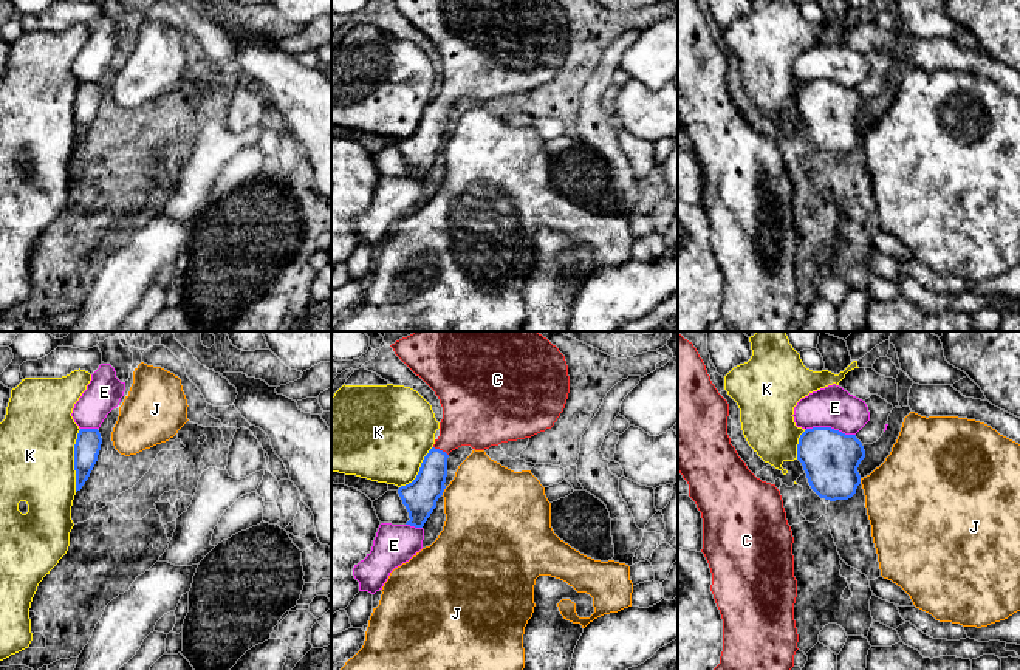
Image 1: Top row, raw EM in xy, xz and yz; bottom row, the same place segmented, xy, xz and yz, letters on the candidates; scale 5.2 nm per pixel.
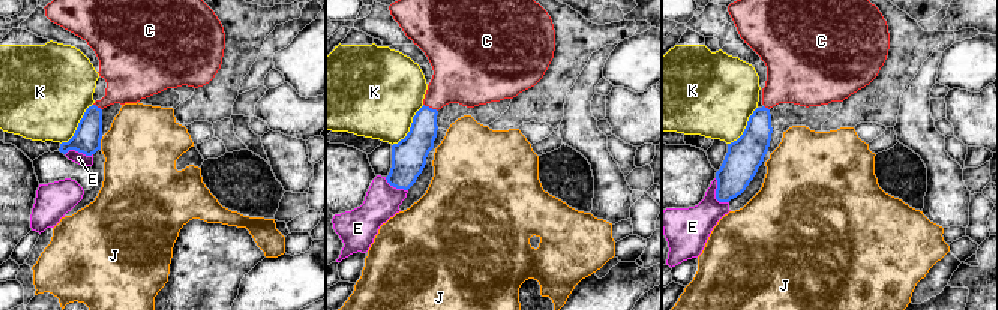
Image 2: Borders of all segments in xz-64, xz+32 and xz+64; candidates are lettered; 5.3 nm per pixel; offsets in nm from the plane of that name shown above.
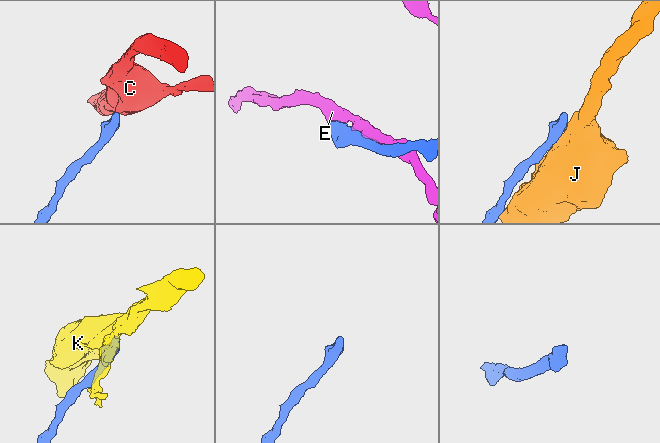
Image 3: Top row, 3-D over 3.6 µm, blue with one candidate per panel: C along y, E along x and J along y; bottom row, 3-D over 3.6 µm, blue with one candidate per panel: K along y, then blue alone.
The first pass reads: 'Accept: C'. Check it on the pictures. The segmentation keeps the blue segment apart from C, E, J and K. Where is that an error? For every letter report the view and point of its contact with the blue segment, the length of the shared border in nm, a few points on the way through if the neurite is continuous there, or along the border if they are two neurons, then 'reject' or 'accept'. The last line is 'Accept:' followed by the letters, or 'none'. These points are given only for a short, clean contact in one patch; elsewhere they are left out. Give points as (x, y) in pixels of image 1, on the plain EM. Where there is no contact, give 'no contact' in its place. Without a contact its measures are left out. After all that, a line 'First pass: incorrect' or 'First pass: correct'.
C: meets blue in xz at (441, 104); contact 90 nm long; runs through xz (423, 146), (441, 104), (474, 68); accept
E: meets blue in yz at (830, 81); contact 260 nm long; reject
J: meets blue in xz at (443, 144); contact 50 nm long; reject
K: meets blue in xy at (75, 113); contact 320 nm long; reject
Accept: C
First pass: correct

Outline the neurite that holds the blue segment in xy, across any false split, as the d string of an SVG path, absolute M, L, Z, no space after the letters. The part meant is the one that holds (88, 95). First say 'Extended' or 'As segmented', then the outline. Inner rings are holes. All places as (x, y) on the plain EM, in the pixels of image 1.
As segmented. M80 82L74 97L76 145L88 133L101 104L102 91L98 82Z

